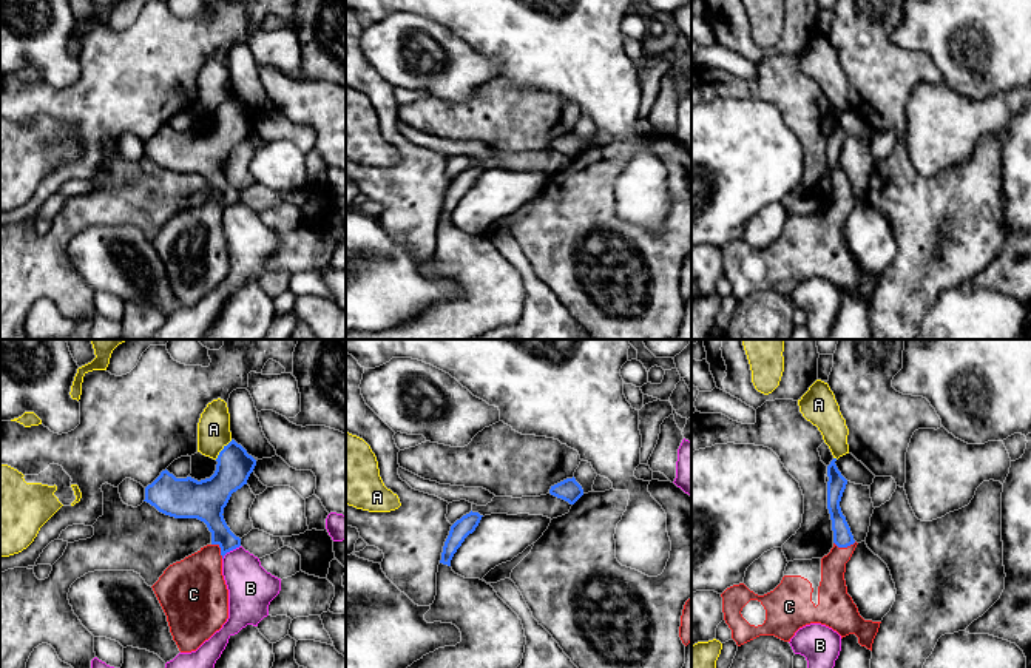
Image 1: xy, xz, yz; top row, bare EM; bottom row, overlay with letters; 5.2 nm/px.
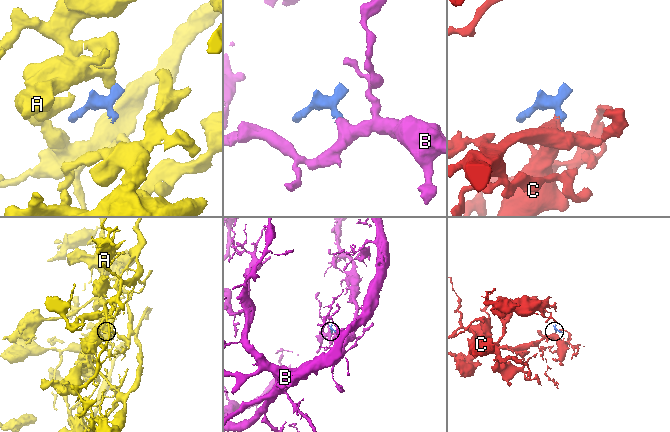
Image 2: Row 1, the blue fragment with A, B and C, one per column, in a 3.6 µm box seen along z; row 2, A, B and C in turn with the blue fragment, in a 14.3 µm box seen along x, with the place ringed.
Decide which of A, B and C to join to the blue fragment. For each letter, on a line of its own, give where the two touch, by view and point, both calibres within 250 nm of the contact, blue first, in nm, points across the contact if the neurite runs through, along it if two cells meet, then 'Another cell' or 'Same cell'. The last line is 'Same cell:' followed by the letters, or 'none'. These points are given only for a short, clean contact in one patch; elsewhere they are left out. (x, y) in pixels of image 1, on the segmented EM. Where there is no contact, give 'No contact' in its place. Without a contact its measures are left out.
A: Touches blue at xy (223, 449). Thickness 190 nm (blue) against 180 nm. Boundary: xy (232, 440), (215, 458). Another cell
B: Touches blue at xy (230, 549). Thickness 160 nm (blue) against 240 nm. Boundary: xy (240, 545), (223, 559). Another cell
C: Touches blue at yz (845, 546). Thickness 100 nm (blue) against 160 nm. Path across: yz (843, 537), (845, 546), (832, 568), (832, 593). Same cell
Same cell: C

